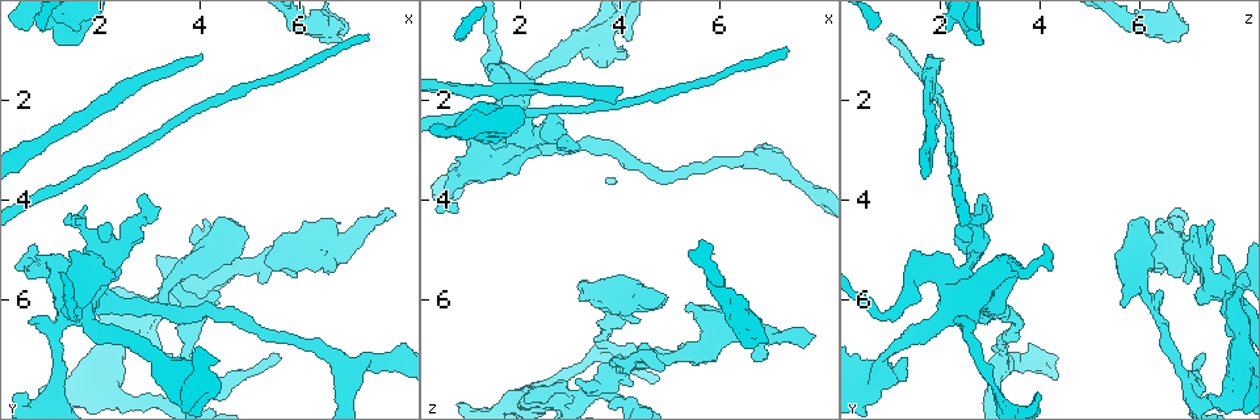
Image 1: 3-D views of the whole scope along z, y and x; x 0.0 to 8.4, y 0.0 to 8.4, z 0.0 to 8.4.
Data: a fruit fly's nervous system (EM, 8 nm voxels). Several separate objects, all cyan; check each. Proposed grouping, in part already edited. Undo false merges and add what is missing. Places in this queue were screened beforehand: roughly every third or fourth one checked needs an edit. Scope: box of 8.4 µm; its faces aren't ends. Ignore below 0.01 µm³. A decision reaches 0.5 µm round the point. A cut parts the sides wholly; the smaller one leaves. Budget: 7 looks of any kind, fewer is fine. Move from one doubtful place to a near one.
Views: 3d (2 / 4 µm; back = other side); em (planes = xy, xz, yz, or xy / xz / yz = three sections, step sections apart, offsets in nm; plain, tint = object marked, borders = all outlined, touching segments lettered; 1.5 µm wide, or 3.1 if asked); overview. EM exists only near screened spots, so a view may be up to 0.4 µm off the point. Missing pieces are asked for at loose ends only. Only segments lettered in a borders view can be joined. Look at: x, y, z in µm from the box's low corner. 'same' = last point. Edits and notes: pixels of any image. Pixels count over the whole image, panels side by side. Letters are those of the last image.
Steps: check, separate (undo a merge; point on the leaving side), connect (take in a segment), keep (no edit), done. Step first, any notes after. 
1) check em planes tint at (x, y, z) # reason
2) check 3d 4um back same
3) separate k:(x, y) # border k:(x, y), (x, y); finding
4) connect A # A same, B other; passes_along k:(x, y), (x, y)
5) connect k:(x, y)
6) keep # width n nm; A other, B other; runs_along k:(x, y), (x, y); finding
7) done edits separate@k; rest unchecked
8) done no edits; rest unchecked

check em planes plain at (3.50, 5.65, 5.90) # sharp bend

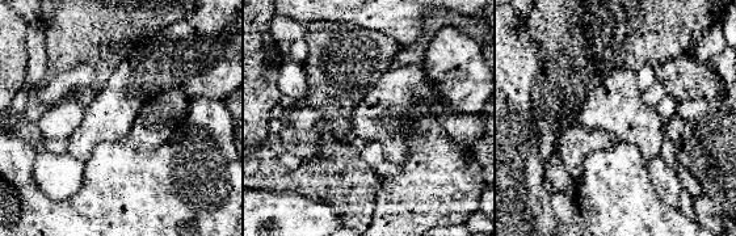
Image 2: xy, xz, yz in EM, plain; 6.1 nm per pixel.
check em planes borders same # see the neighbours

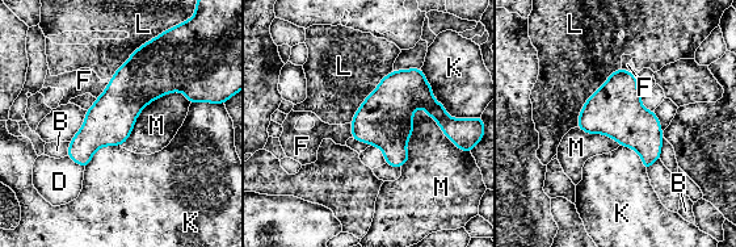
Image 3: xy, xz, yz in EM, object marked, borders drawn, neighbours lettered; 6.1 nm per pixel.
keep # width 300 nm; B other, D other, F other, K other, L other, M other; border 3:(423, 108), (413, 113), (400, 167); continuous, no second neuron

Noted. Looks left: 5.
check 3d 4um back at (0.70, 4.95, 4.05) # branch stops here

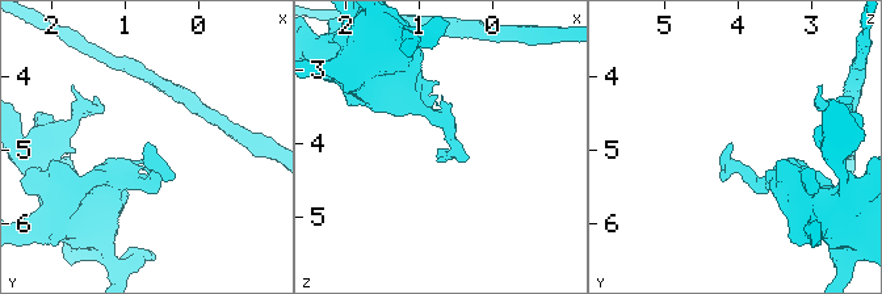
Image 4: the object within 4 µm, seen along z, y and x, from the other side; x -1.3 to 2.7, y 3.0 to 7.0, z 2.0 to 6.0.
check em planes tint at (0.70, 4.90, 4.05)

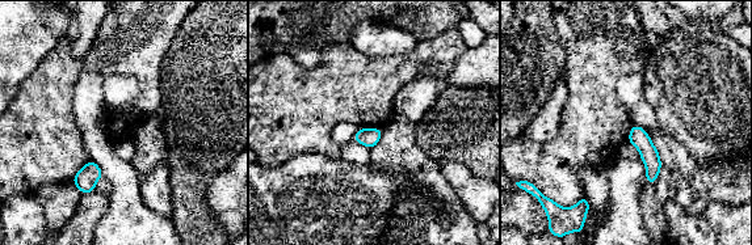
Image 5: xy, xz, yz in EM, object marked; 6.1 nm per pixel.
check em planes borders same # what lies round it

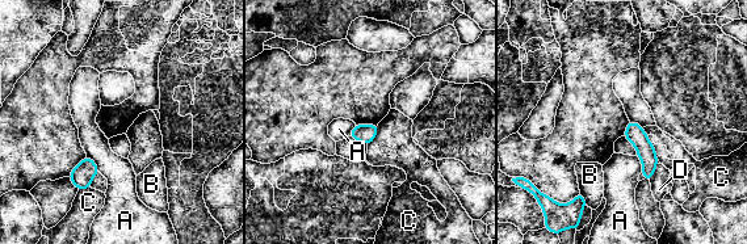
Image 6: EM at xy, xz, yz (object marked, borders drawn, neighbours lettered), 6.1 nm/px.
keep # longest_contact C 150 nm; A other, B other, C other, D other; border 6:(378, 125), (376, 137), (366, 144); no lettered segment goes on from it

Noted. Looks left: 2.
done no edits; rest unchecked

